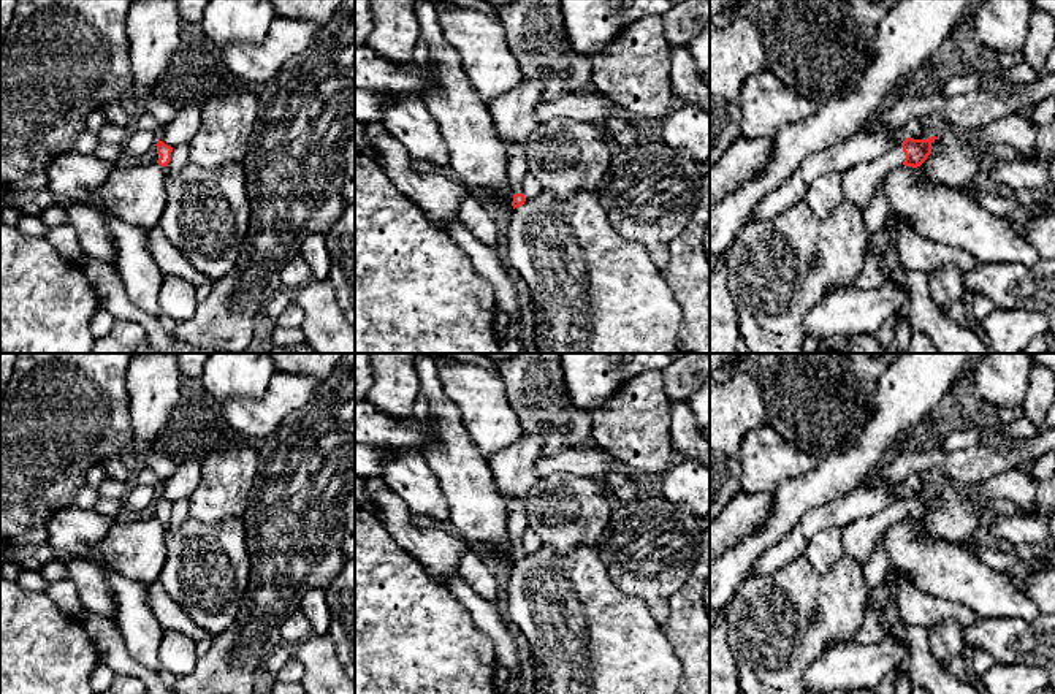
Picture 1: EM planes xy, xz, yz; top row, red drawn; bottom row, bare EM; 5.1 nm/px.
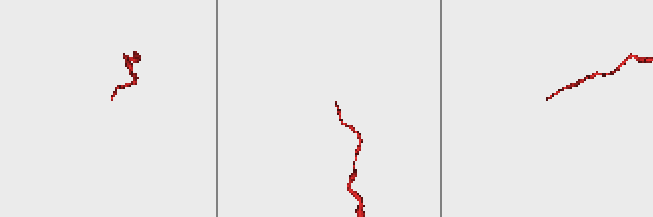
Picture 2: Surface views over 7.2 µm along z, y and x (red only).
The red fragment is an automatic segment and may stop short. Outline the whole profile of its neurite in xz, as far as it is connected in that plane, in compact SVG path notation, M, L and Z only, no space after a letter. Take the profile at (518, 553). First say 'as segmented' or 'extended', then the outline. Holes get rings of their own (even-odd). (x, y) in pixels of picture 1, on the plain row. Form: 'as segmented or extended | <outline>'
extended | M507 499L507 531L510 536L510 542L515 547L512 561L520 562L524 559L526 553L523 550L521 536L528 528L528 518L526 518L526 505L524 502Z

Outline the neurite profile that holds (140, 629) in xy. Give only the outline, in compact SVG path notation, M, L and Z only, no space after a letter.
M100 561L97 562L106 574L108 586L114 596L116 613L112 620L120 631L128 654L135 662L158 673L162 669L158 648L165 631L146 601L147 586L128 580Z

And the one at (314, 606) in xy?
M310 589L304 594L299 610L304 613L312 634L329 634L331 613L323 589Z

